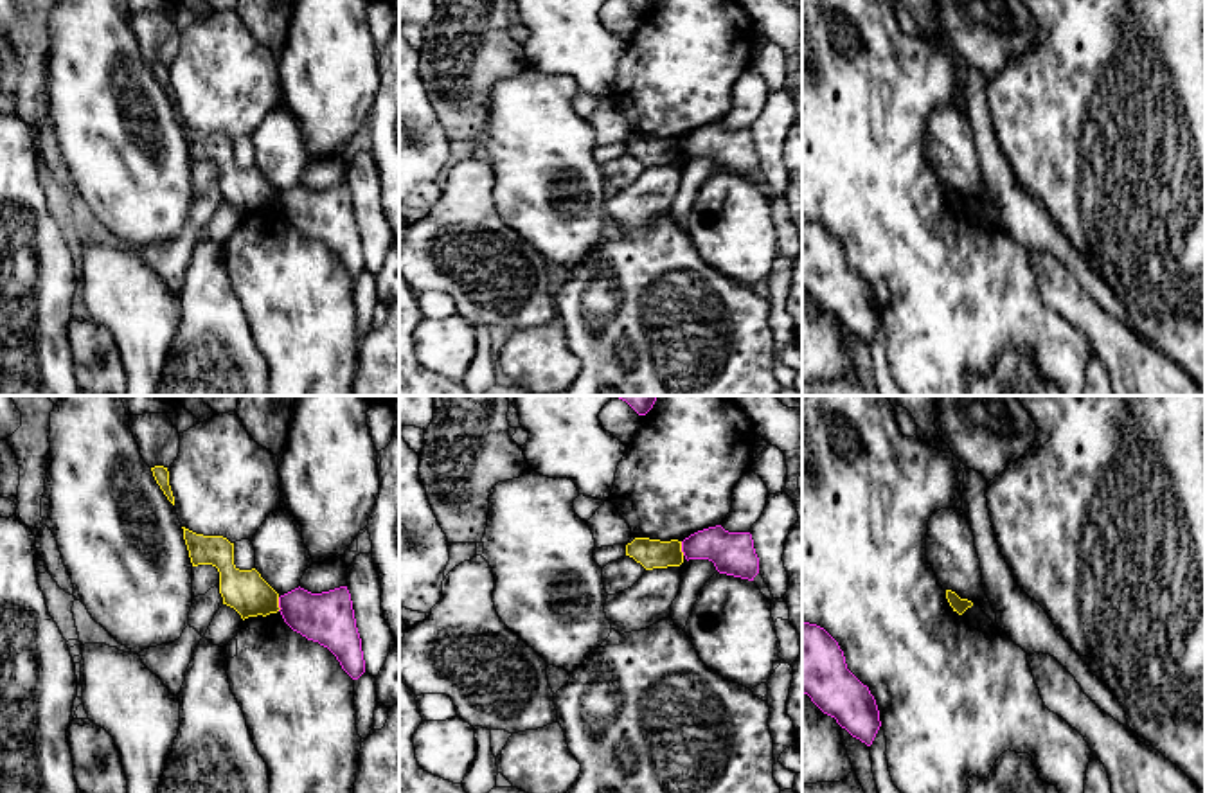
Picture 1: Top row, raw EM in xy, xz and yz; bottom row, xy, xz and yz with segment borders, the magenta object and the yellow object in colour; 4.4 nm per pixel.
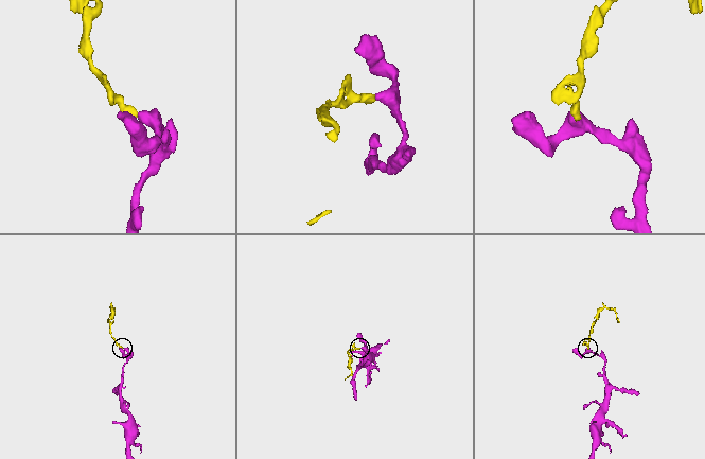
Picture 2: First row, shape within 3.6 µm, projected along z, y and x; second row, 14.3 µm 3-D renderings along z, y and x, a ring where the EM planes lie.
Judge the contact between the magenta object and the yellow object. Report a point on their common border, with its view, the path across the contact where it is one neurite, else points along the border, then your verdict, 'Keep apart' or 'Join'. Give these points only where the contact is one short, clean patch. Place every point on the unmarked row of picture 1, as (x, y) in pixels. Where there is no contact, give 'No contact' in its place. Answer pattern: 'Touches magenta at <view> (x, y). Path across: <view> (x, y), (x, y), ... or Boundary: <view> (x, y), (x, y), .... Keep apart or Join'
Touches magenta at xy (279, 202). Boundary: xy (277, 195), (279, 207). Keep apart

